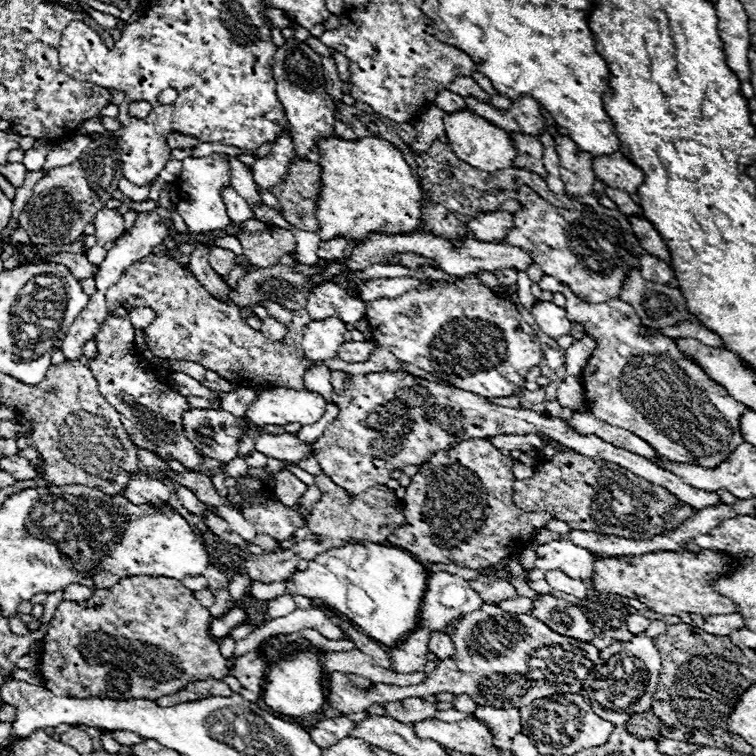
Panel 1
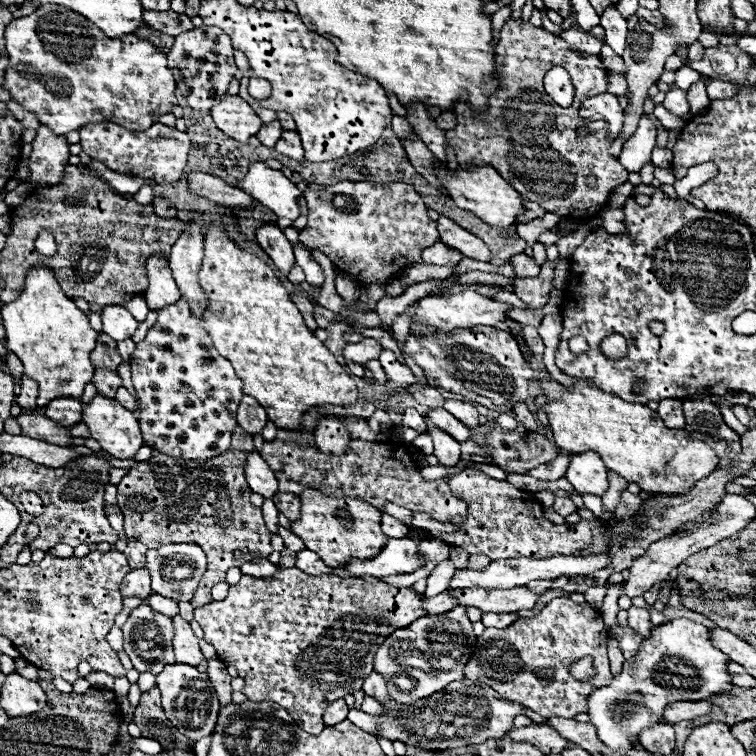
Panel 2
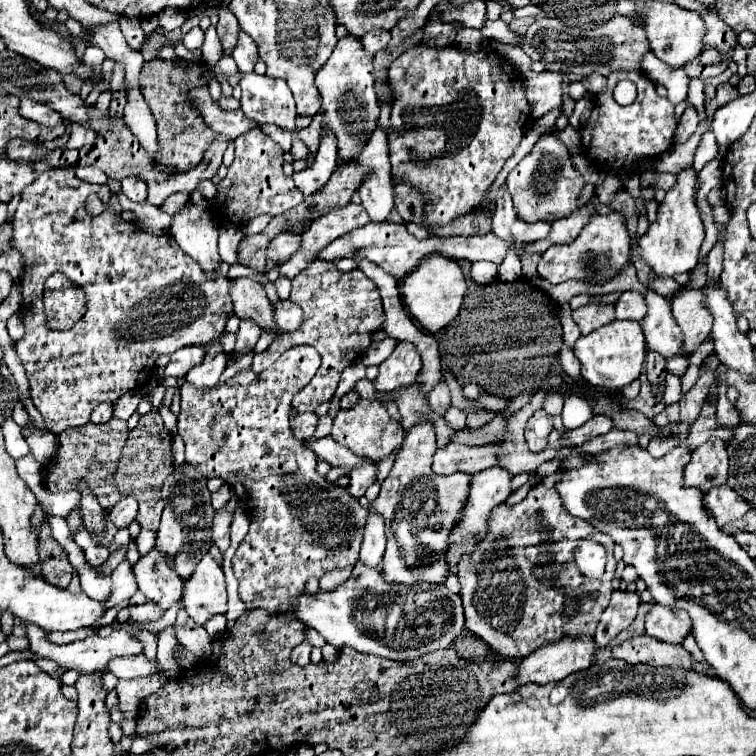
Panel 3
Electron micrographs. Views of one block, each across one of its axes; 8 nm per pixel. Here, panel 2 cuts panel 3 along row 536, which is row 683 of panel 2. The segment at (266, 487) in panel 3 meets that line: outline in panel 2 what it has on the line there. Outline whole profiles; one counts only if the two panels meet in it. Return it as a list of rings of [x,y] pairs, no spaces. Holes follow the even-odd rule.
[[[278,568],[276,576],[270,578],[242,576],[238,584],[230,586],[226,600],[210,602],[194,610],[194,620],[202,626],[204,640],[216,648],[224,664],[236,666],[244,680],[242,692],[246,698],[280,704],[308,734],[320,734],[324,730],[322,712],[332,700],[362,690],[364,676],[372,672],[376,648],[396,628],[406,628],[422,616],[428,616],[428,612],[422,608],[422,598],[410,588],[394,588],[384,582],[372,584],[362,578],[312,576],[298,568]]]

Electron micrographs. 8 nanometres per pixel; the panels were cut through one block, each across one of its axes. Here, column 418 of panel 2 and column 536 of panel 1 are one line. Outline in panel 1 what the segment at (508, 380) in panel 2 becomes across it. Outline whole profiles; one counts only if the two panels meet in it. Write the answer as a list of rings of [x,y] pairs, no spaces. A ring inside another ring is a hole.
[[[468,276],[456,284],[438,284],[428,290],[412,290],[394,300],[374,300],[366,304],[364,316],[372,328],[376,342],[392,352],[398,360],[410,362],[432,376],[486,398],[502,398],[514,394],[524,382],[526,374],[544,358],[536,332],[524,322],[516,306],[508,298],[496,296],[476,278]]]

